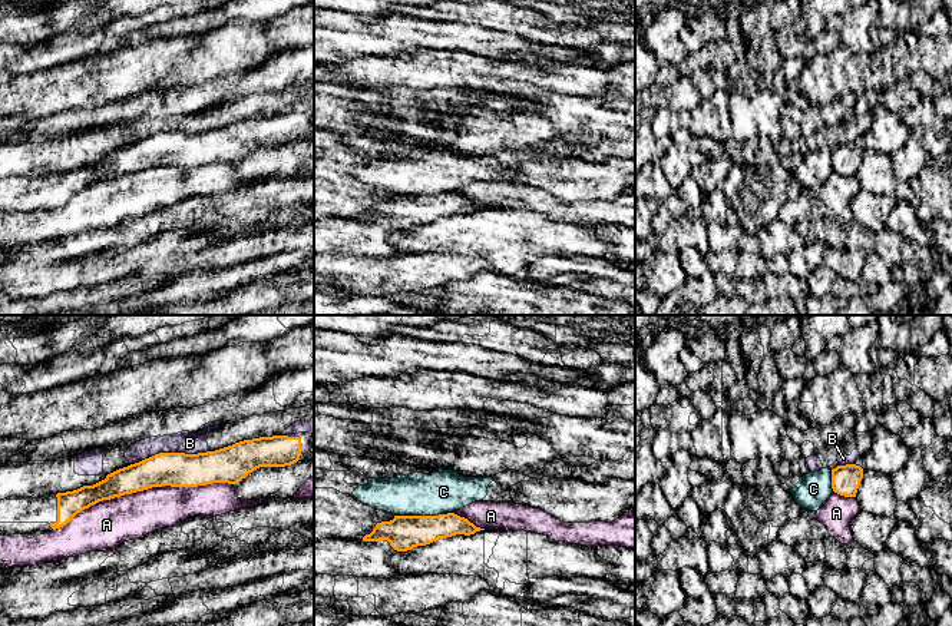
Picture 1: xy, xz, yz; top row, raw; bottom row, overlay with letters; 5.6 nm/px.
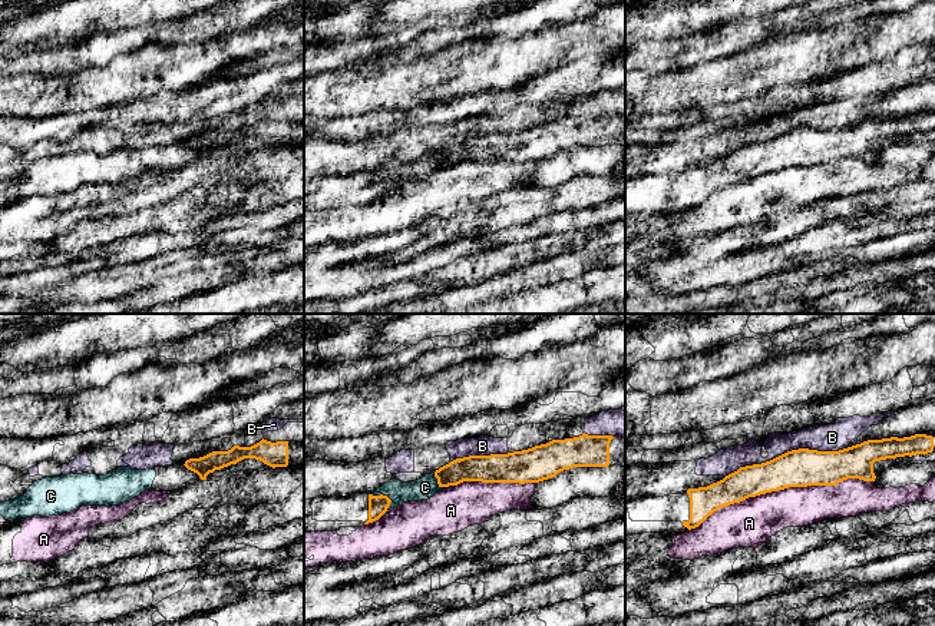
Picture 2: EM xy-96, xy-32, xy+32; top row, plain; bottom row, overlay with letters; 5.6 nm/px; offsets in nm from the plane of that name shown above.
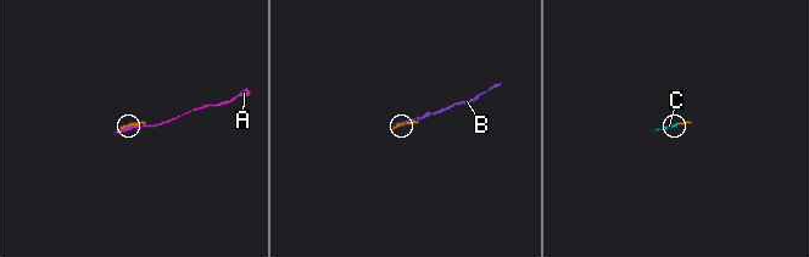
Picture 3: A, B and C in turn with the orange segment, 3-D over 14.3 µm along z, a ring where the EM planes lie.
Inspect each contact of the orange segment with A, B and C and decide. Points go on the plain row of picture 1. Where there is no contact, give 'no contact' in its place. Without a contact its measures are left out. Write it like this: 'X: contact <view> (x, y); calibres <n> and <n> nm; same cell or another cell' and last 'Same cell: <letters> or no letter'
A: contact xy (142, 169); calibres 190 and 260 nm; another cell
B: contact xy (169, 132); calibres 190 and 130 nm; another cell
C: contact xz (423, 195); calibres 200 and 240 nm; another cell
Same cell: no letter

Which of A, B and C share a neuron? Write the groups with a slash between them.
A / B / C

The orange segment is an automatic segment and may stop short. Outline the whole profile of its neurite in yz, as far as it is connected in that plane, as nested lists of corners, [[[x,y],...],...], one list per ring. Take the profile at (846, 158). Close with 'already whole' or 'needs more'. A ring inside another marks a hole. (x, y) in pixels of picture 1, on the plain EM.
[[[856,143],[837,145],[832,149],[832,168],[844,176],[856,176],[863,158],[863,148]]]; already whole

